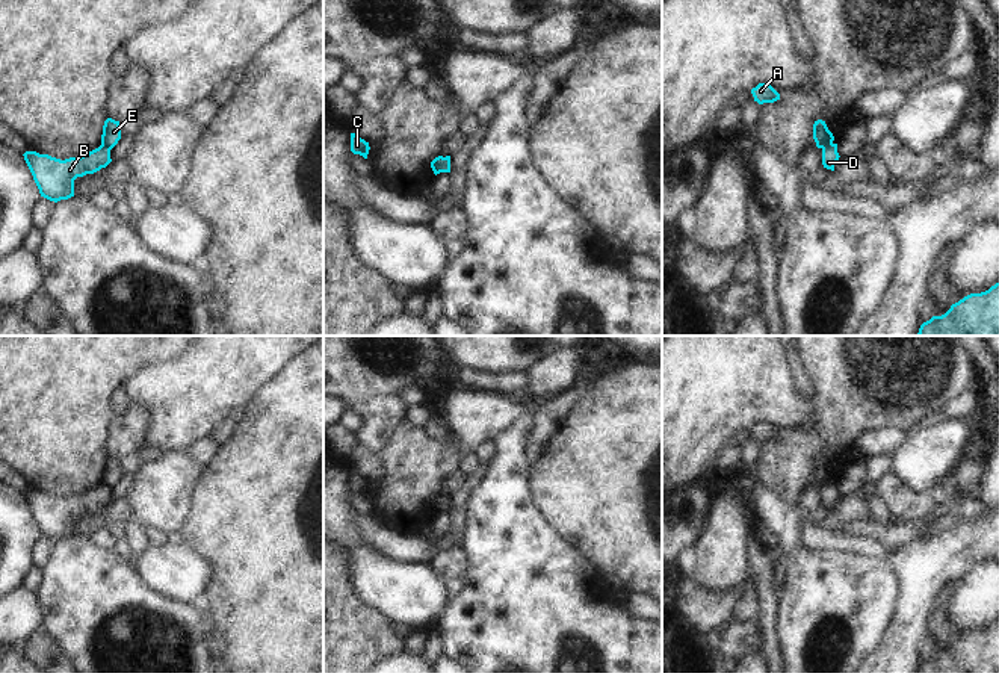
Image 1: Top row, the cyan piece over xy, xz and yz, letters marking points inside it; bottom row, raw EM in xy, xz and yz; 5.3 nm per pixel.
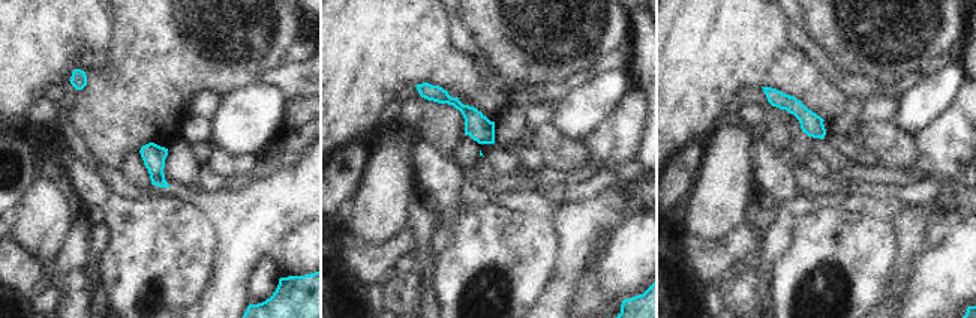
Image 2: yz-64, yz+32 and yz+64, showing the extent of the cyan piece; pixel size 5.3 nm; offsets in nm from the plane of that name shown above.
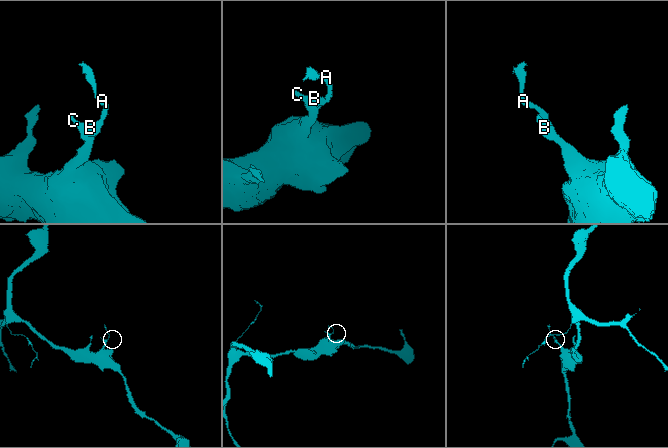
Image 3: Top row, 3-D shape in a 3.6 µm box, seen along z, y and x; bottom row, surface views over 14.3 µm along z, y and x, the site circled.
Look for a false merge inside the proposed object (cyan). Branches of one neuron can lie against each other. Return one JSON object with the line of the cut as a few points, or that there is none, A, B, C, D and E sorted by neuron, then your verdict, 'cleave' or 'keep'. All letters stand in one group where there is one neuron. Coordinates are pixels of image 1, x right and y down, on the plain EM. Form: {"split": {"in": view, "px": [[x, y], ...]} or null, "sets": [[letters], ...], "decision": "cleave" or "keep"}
{"split": {"in": "yz", "px": [[831, 481], [822, 487]]}, "sets": [["A", "E"], ["B", "C", "D"]], "decision": "cleave"}

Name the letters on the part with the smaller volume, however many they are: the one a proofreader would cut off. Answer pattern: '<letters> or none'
A, E

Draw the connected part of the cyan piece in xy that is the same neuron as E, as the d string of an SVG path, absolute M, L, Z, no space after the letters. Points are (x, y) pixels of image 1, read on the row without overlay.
M107 457L103 464L101 484L112 488L121 478L119 460Z

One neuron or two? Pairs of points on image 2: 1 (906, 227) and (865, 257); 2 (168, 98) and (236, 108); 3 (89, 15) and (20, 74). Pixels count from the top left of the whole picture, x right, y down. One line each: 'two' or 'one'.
1: two
2: two
3: one

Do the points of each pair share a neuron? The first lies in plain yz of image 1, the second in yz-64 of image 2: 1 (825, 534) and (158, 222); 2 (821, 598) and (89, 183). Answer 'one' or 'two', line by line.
1: two
2: one

